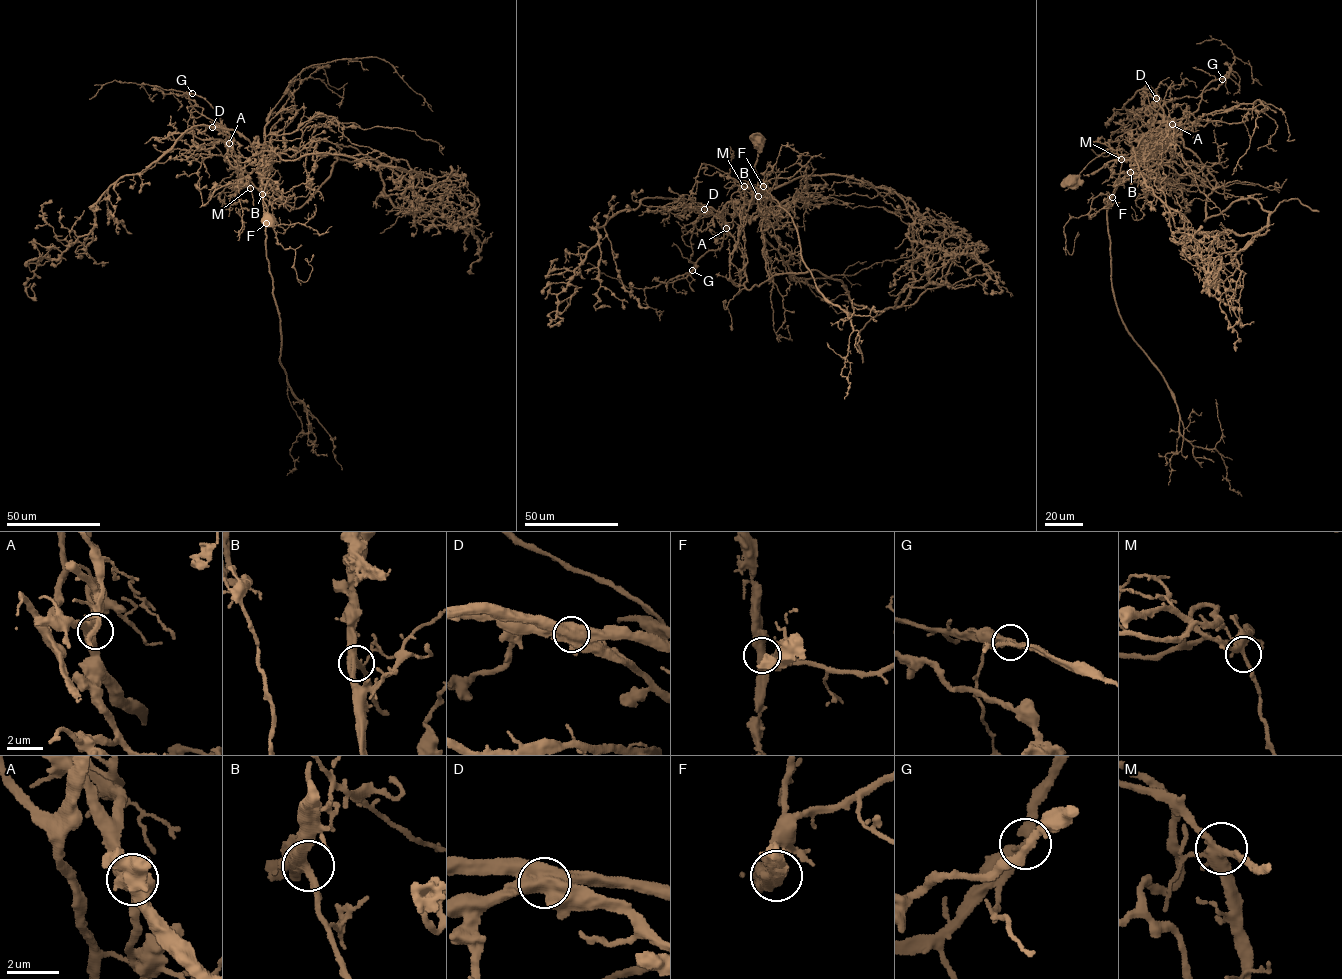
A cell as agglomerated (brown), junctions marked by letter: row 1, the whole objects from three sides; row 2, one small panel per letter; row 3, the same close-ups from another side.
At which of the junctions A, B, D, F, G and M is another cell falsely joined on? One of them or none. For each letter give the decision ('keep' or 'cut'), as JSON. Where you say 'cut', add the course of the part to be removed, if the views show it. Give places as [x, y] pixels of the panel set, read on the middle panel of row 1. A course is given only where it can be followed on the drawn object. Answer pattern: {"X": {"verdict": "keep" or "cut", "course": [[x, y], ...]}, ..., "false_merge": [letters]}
{"A": {"verdict": "keep"}, "B": {"verdict": "keep"}, "D": {"verdict": "cut", "course": [[704, 209], [738, 243], [748, 289], [815, 269], [853, 303], [901, 305], [918, 208], [883, 186], [830, 189]]}, "F": {"verdict": "keep"}, "G": {"verdict": "keep"}, "M": {"verdict": "keep"}, "false_merge": ["D"]}

